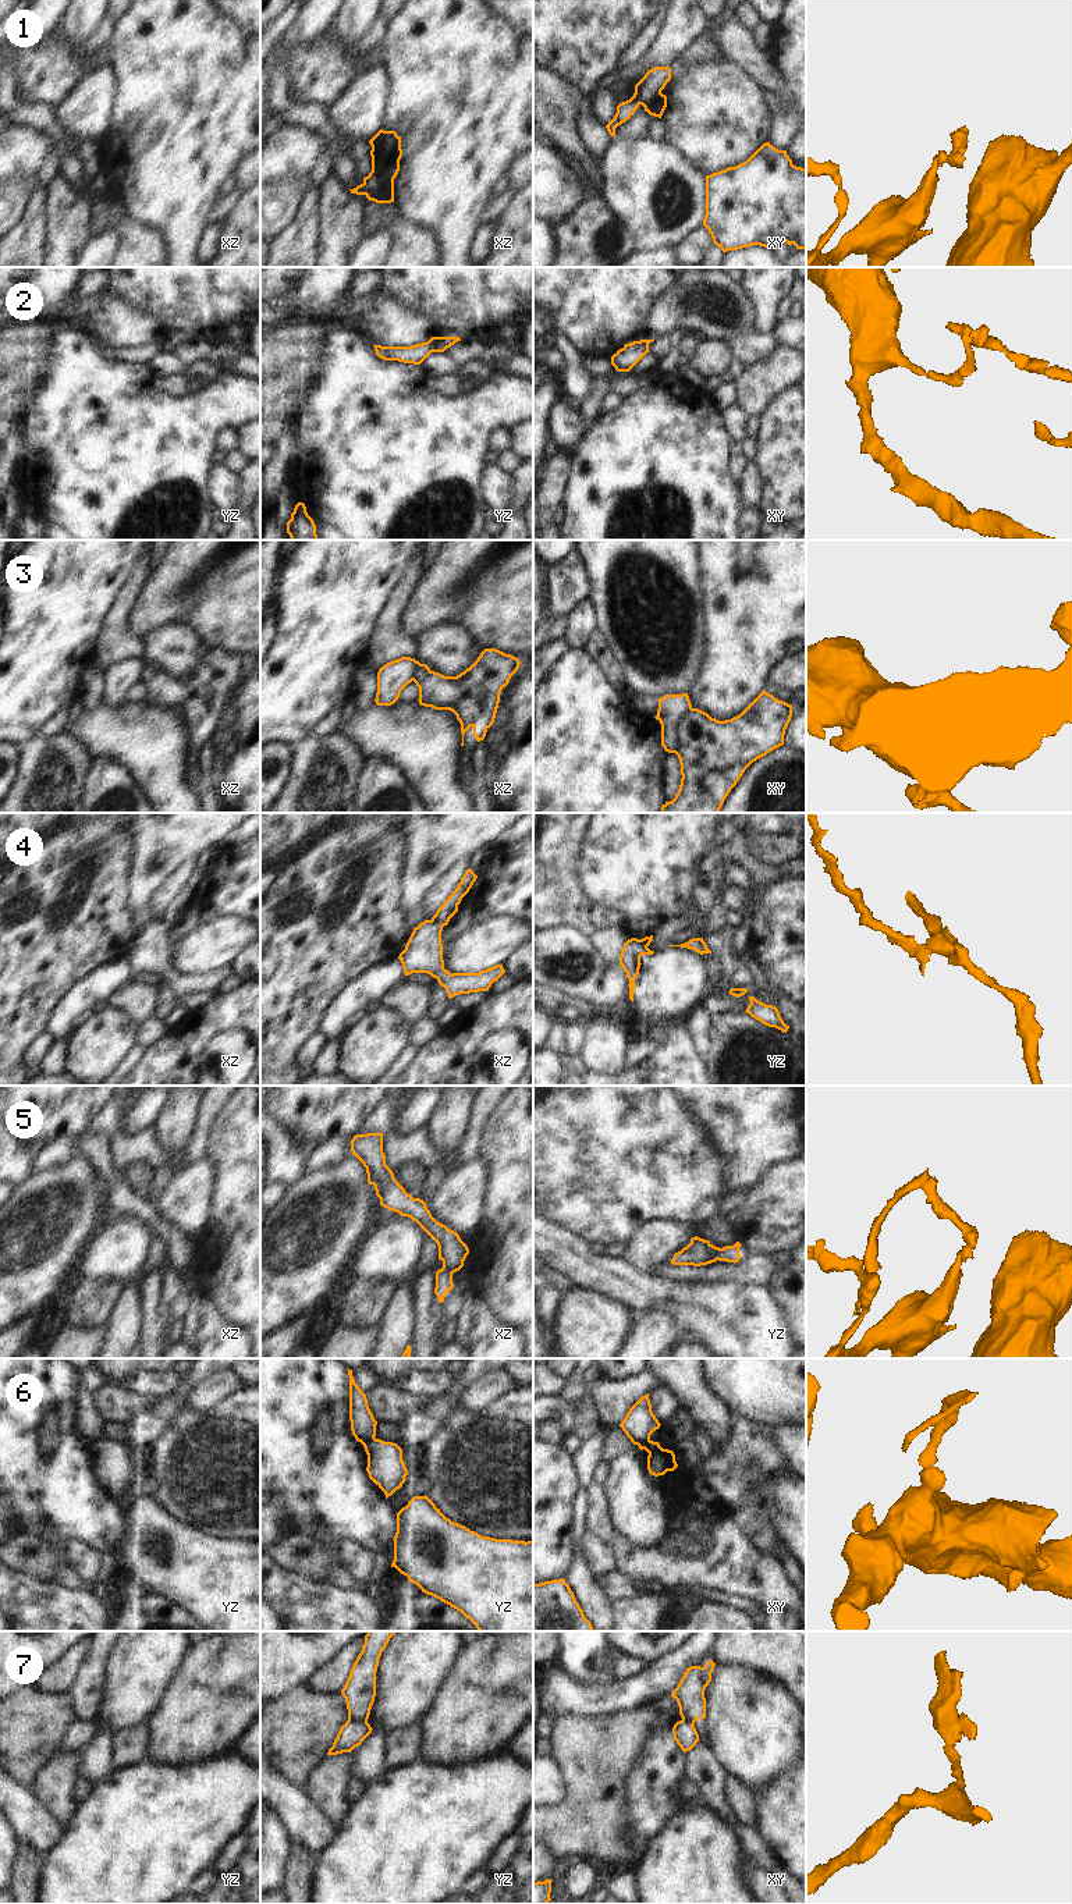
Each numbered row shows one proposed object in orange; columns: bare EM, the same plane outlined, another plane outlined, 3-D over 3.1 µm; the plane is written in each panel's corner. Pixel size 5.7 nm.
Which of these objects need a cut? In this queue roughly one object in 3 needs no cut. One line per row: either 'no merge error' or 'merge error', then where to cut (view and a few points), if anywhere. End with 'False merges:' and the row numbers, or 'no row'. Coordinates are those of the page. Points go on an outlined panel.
1: merge error; cut in xz along (362, 184), (366, 194)
2: merge error; cut in yz along (428, 341), (435, 351)
3: merge error; cut in xy along (691, 707), (678, 724), (678, 745), (674, 752)
4: merge error; cut in xz along (432, 919), (442, 927)
5: merge error; cut in yz along (721, 1249), (716, 1258)
6: merge error; cut in yz along (373, 1437), (362, 1444)
7: merge error; cut in yz along (348, 1718), (357, 1722), (366, 1722)
False merges: 1, 2, 3, 4, 5, 6, 7

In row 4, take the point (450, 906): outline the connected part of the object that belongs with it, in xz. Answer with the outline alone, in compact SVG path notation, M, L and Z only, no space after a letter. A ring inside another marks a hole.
M468 868L455 891L437 909L432 920L439 923L441 927L447 926L450 919L458 912L458 905L461 903L462 898L469 892L476 878L478 875L471 868Z

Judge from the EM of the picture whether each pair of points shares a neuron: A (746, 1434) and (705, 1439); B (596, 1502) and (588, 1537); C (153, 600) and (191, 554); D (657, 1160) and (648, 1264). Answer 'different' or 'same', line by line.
A: different
B: different
C: same
D: different

